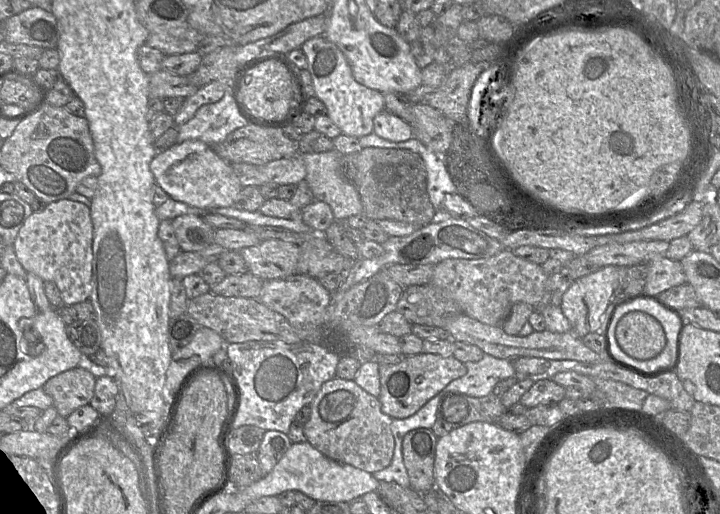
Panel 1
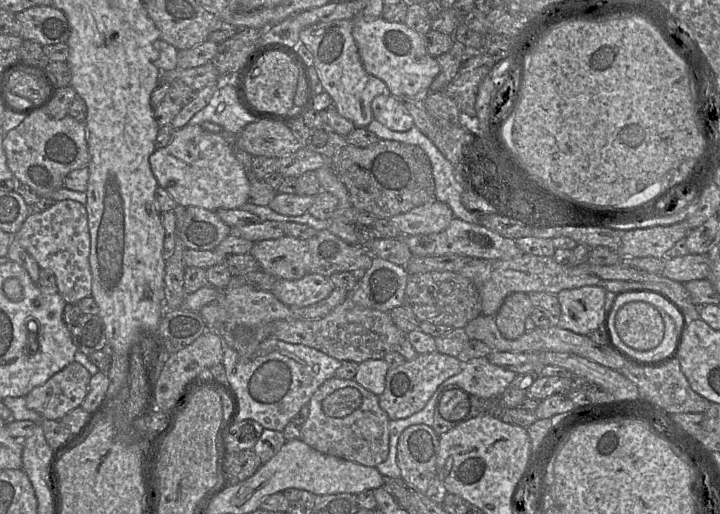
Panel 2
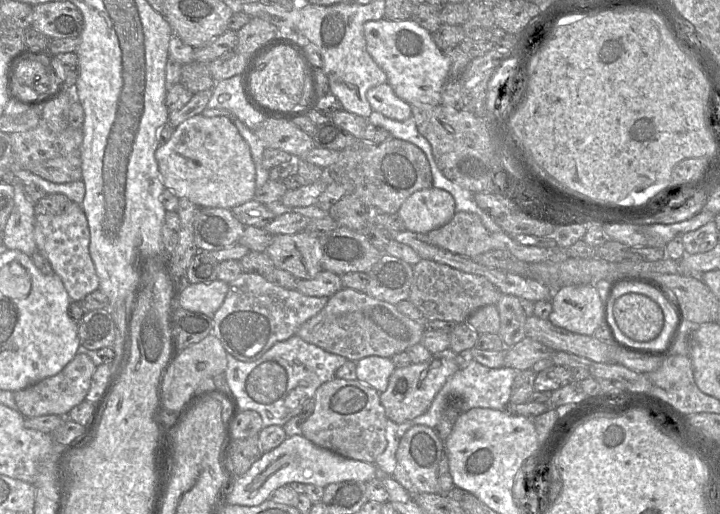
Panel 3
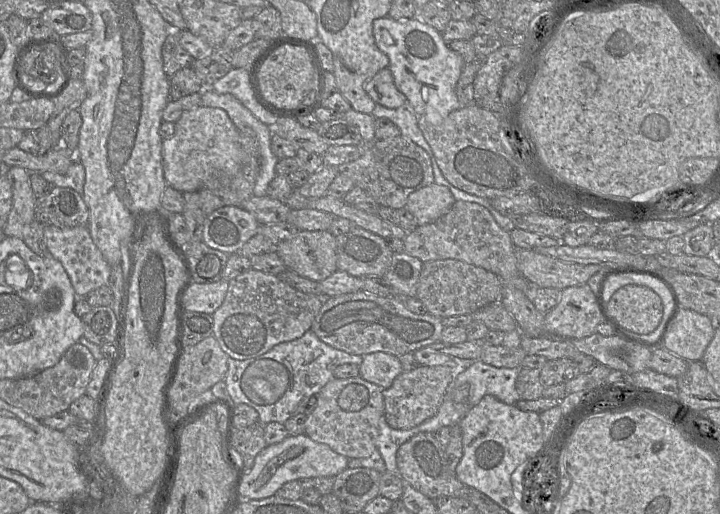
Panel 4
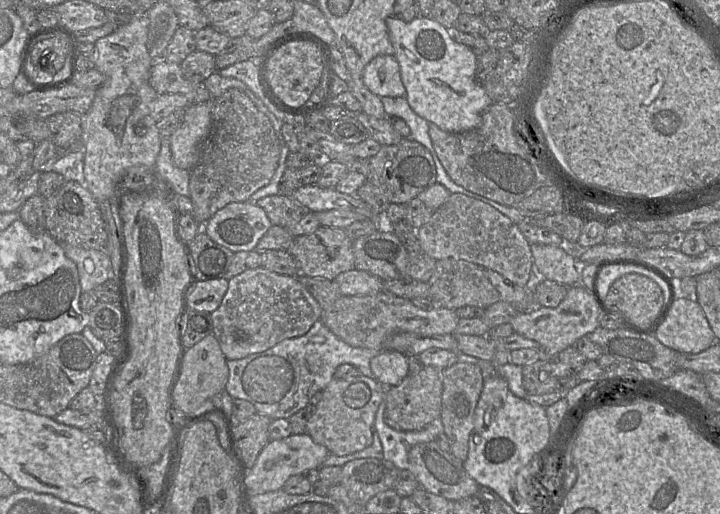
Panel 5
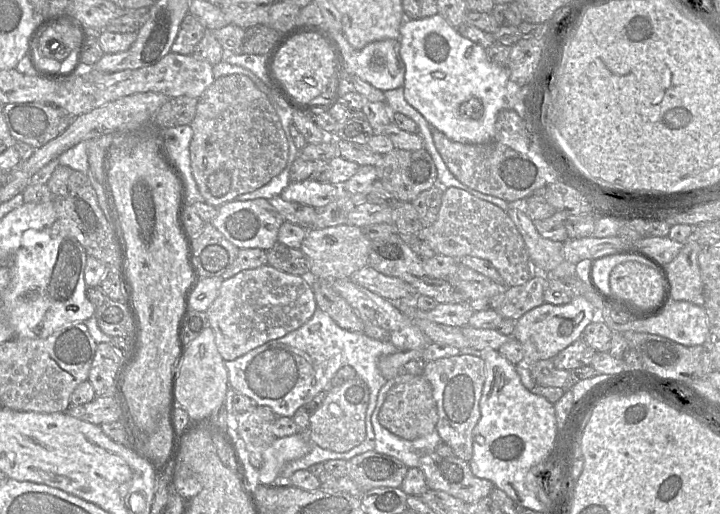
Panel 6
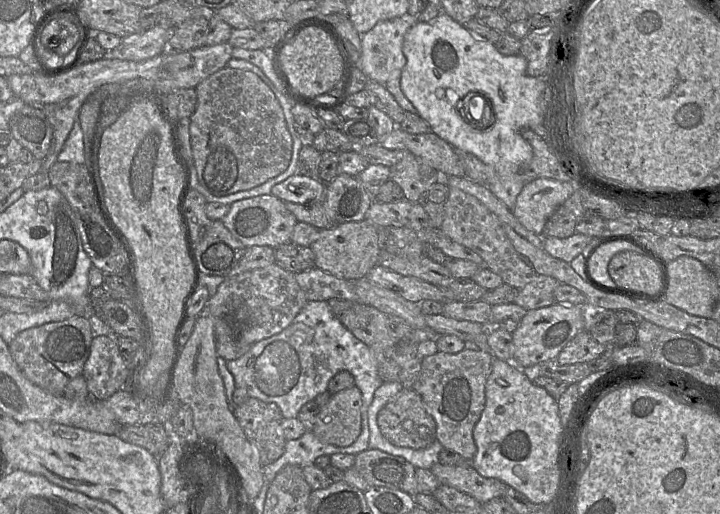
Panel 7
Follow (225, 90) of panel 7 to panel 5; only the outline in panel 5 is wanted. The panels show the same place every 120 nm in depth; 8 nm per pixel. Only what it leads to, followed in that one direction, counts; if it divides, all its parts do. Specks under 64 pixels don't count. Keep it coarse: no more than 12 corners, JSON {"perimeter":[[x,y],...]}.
{"perimeter":[[246,94],[213,99],[190,174],[203,226],[269,184],[280,155]]}

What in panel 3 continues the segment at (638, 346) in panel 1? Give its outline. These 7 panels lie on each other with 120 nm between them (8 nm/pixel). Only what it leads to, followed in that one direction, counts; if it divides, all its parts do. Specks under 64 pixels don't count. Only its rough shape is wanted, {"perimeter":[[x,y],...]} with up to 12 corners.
{"perimeter":[[637,293],[620,296],[613,315],[636,342],[655,339],[660,306]]}

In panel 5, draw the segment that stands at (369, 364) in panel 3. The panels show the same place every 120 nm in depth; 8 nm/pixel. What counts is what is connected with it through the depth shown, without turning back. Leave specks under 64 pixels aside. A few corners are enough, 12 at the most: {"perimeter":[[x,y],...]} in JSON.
{"perimeter":[[382,350],[370,361],[384,387],[408,375],[408,357]]}

